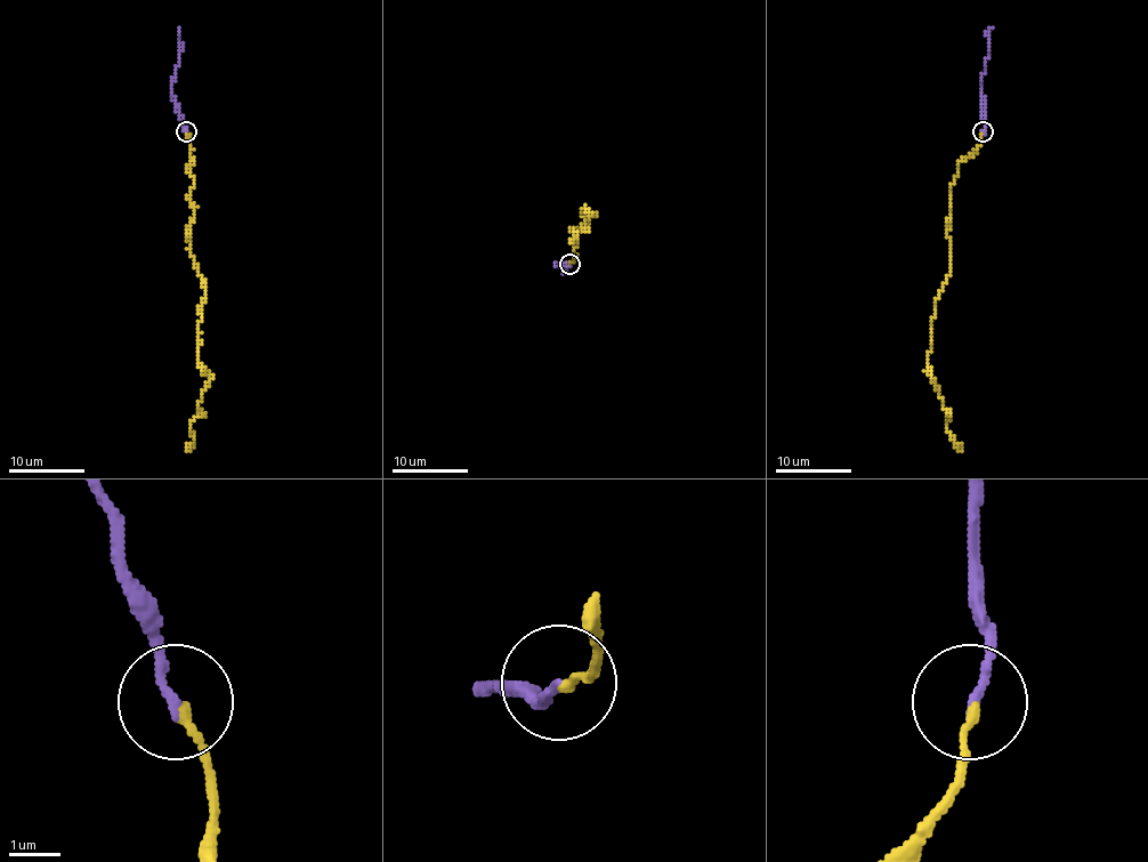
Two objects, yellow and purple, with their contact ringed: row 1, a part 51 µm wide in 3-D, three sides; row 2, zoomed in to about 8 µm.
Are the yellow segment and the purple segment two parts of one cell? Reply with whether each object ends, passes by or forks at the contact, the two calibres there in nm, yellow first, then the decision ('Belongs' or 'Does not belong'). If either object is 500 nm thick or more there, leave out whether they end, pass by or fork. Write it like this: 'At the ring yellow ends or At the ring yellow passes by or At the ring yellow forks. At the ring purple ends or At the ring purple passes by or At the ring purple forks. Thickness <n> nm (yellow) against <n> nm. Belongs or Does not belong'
At the ring yellow ends. At the ring purple ends. Thickness 190 nm (yellow) against 190 nm. Belongs

